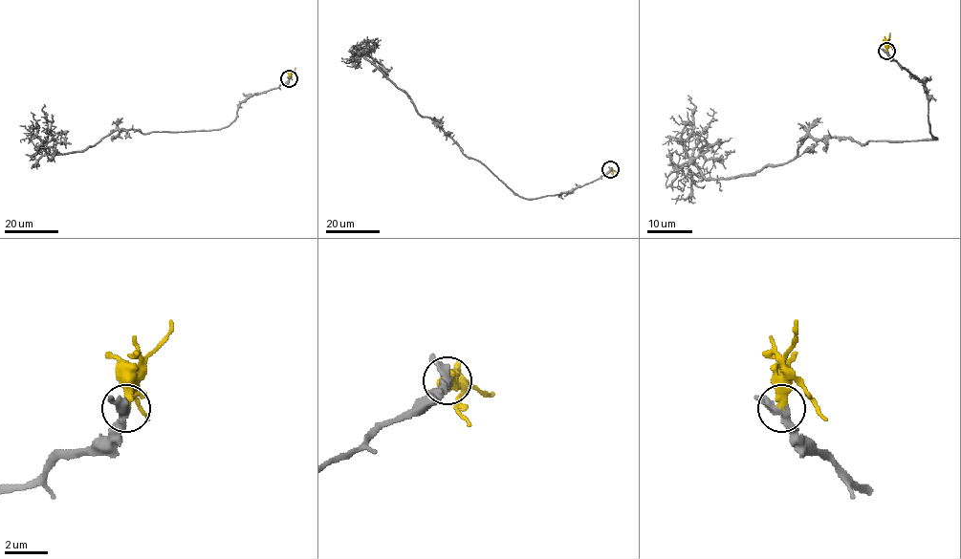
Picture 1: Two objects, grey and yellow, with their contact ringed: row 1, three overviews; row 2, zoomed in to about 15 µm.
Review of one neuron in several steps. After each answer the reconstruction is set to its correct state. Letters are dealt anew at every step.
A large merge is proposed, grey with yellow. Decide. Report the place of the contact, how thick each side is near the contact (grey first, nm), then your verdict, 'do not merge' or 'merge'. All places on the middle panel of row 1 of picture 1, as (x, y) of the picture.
place (610, 169); calibres 340 and 380 nm; merge

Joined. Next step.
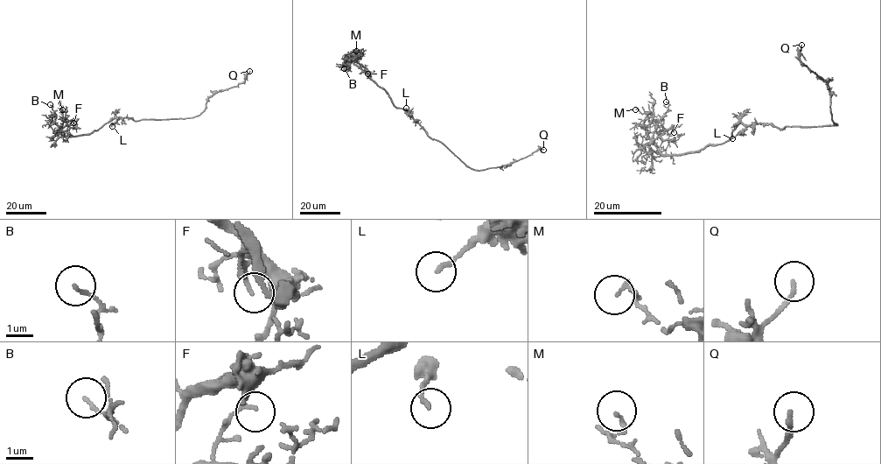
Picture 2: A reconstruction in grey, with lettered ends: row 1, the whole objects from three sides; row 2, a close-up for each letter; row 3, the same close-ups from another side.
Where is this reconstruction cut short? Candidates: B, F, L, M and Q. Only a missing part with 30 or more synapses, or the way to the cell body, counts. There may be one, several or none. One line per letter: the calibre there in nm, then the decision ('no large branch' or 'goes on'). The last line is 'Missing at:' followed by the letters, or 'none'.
B: calibre 120 nm; no large branch
F: calibre 130 nm; no large branch
L: calibre 150 nm; no large branch
M: calibre 130 nm; no large branch
Q: calibre 140 nm; no large branch
Missing at: none

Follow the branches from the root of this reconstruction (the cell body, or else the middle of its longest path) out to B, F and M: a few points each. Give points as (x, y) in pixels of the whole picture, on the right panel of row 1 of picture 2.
B: (780, 129), (739, 123), (722, 144), (662, 154), (653, 132), (667, 109), (666, 101)
F: (780, 129), (764, 123), (739, 123), (722, 144), (709, 144), (699, 151), (667, 154), (660, 145), (674, 132)
M: (780, 129), (739, 123), (722, 144), (662, 154), (643, 123), (646, 115), (635, 109)

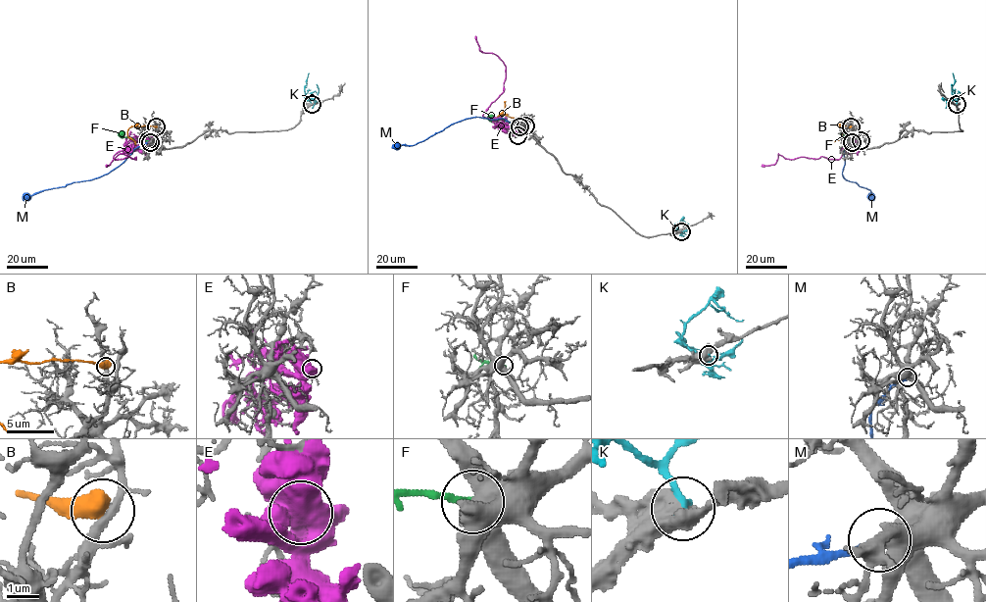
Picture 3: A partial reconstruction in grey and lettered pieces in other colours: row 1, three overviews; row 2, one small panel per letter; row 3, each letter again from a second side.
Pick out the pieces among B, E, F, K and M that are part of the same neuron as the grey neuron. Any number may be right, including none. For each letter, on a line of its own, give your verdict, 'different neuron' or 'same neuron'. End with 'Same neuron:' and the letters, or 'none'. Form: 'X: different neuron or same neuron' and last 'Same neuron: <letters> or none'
B: different neuron
E: different neuron
F: different neuron
K: different neuron
M: same neuron
Same neuron: M

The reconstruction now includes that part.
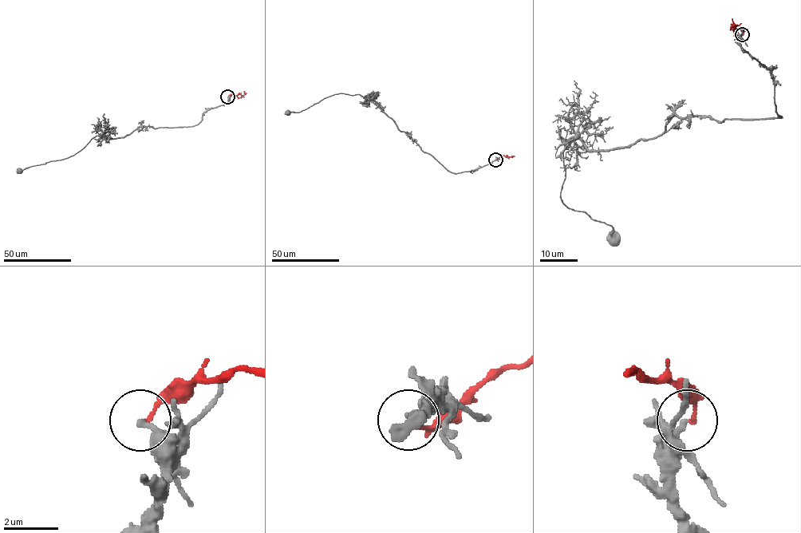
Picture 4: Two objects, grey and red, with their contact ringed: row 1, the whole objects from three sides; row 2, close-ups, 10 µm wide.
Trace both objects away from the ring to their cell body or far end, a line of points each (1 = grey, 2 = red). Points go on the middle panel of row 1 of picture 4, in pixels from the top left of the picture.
1: (495, 159), (475, 170), (452, 173), (424, 152), (370, 100), (359, 94), (336, 94), (300, 112), (285, 113)
2: (495, 159), (511, 155)

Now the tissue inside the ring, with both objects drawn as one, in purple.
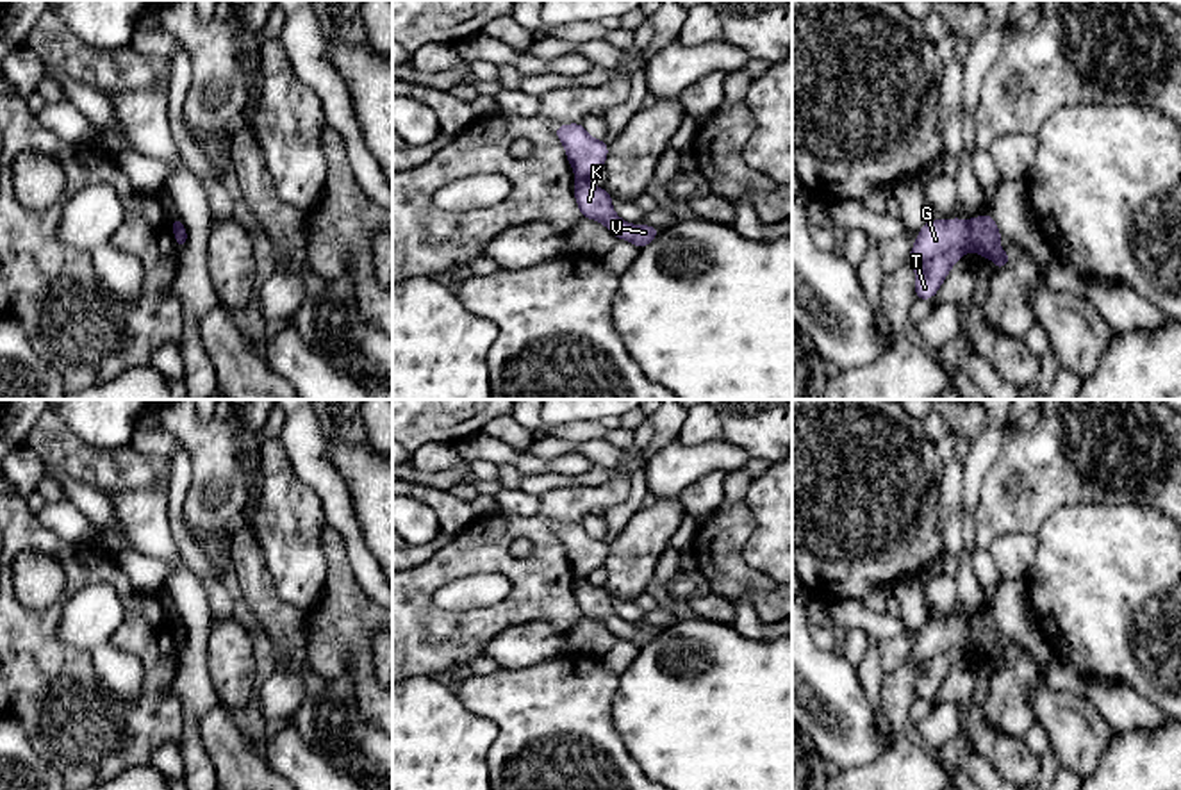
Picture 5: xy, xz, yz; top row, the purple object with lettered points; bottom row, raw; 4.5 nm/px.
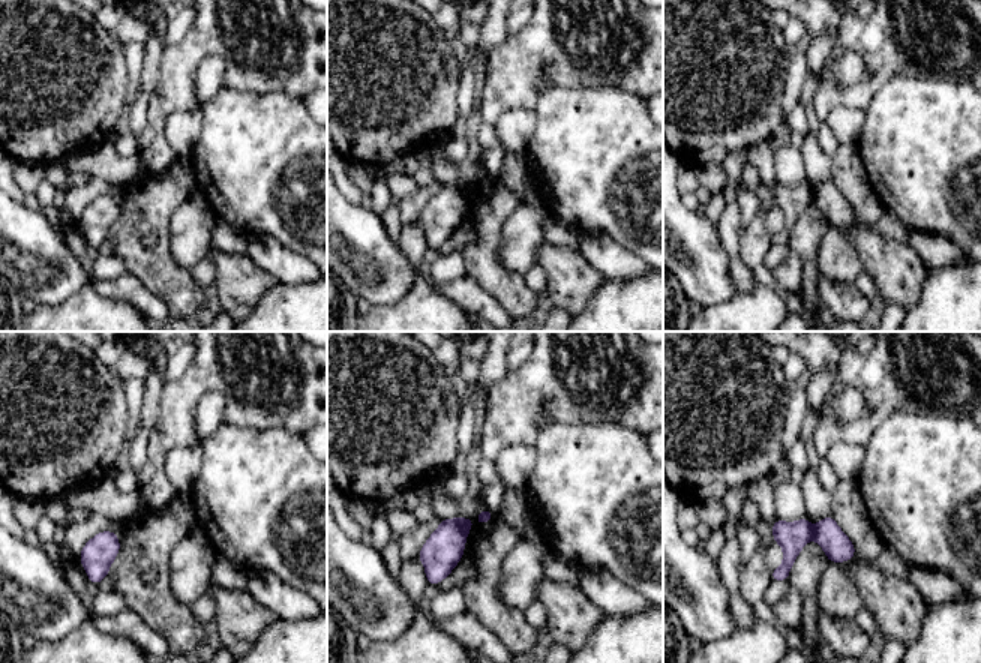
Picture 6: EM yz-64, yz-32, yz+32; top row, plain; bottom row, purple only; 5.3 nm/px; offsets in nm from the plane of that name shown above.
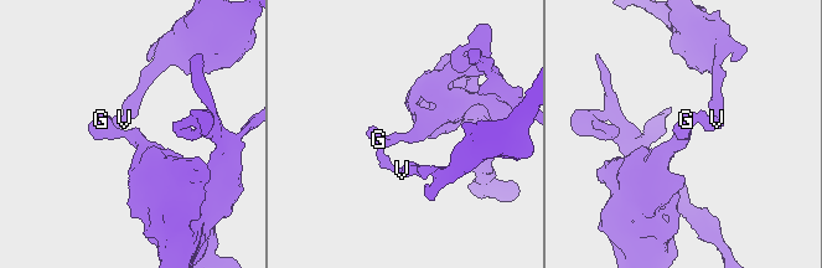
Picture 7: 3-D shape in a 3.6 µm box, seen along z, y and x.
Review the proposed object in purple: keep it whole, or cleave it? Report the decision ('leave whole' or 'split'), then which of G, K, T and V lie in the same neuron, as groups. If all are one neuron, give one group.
split; G T / K V

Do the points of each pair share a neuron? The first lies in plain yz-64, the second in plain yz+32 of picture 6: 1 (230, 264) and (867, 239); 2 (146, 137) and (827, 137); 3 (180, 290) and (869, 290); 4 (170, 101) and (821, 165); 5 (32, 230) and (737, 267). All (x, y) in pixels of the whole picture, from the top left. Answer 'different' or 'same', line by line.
1: same
2: same
3: different
4: different
5: different

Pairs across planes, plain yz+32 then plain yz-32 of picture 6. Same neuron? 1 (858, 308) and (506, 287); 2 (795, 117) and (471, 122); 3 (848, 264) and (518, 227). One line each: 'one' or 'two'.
1: one
2: two
3: one

